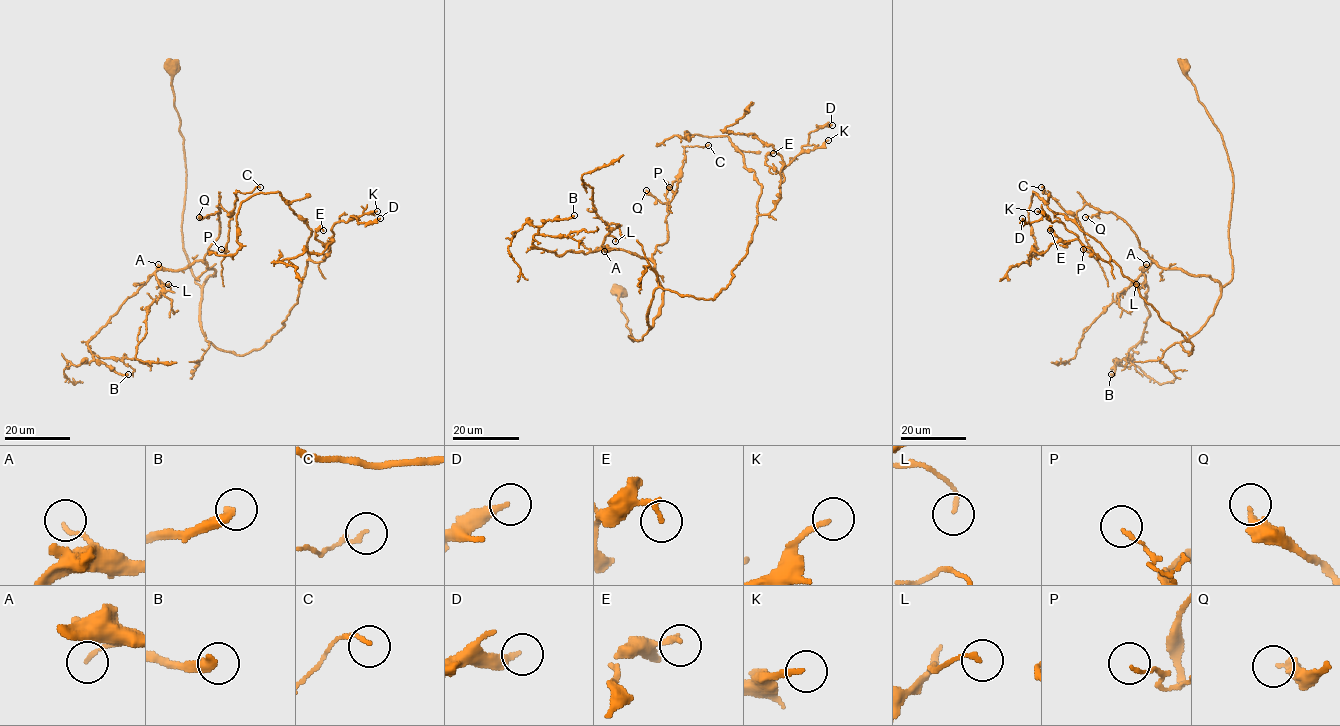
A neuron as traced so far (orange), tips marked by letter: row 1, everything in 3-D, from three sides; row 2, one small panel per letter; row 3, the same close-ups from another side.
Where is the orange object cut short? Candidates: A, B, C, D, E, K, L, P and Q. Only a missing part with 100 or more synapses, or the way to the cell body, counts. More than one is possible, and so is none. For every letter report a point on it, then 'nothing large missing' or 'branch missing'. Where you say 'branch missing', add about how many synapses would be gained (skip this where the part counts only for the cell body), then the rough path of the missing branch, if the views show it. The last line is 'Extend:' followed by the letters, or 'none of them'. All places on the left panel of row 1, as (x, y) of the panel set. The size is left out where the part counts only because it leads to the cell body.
A: at (158, 264); nothing large missing
B: at (128, 374); nothing large missing
C: at (260, 187); nothing large missing
D: at (380, 218); nothing large missing
E: at (323, 230); nothing large missing
K: at (377, 211); nothing large missing
L: at (168, 284); nothing large missing
P: at (221, 249); nothing large missing
Q: at (199, 217); nothing large missing
Extend: none of them

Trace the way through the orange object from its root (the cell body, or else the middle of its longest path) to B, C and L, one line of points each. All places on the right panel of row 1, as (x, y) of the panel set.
B: (1182, 63), (1232, 173), (1233, 277), (1222, 287), (1153, 261), (1142, 270), (1143, 337), (1111, 374)
C: (1182, 63), (1221, 135), (1232, 173), (1228, 283), (1160, 268), (1122, 219), (1086, 204), (1072, 215), (1041, 187)
L: (1182, 63), (1221, 135), (1232, 173), (1233, 277), (1222, 287), (1153, 261), (1130, 285), (1136, 284)

